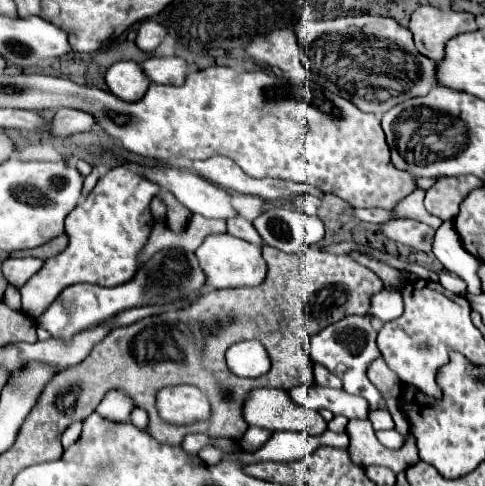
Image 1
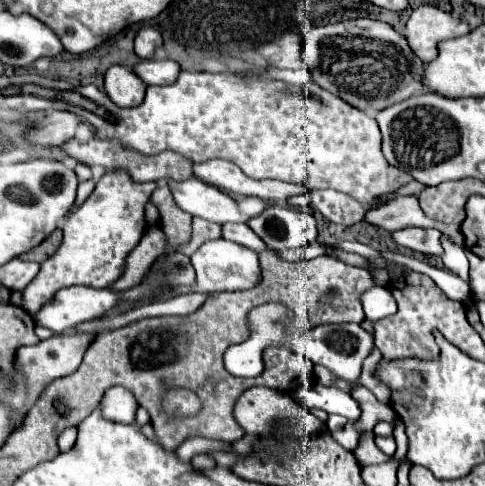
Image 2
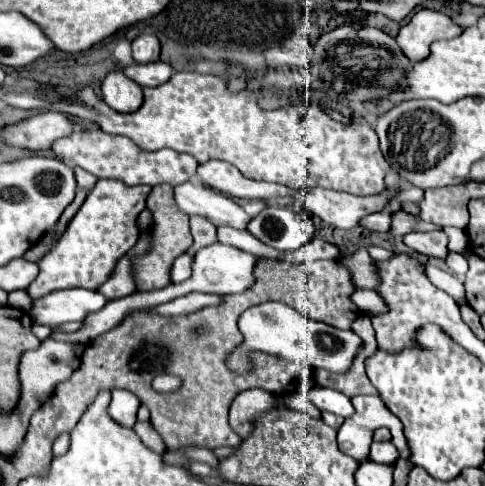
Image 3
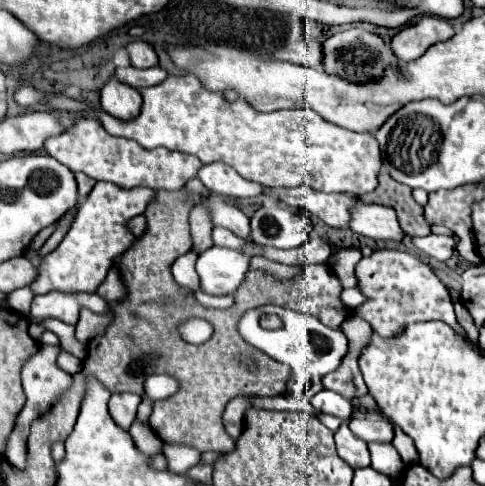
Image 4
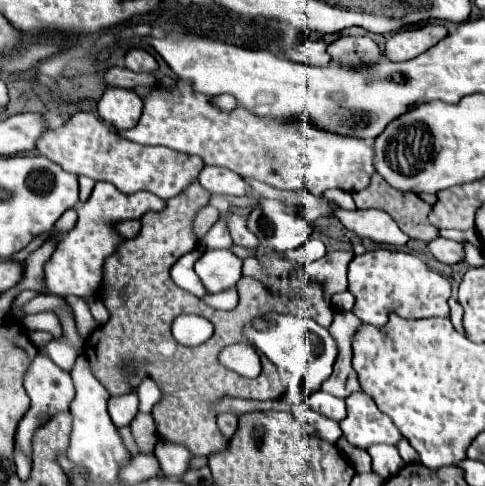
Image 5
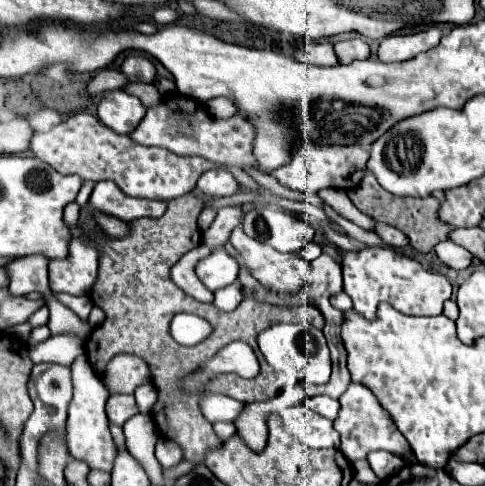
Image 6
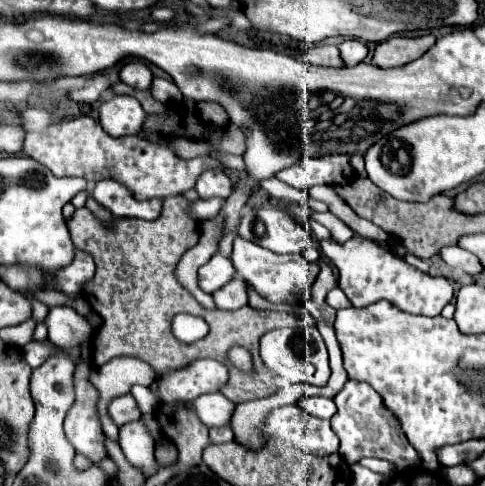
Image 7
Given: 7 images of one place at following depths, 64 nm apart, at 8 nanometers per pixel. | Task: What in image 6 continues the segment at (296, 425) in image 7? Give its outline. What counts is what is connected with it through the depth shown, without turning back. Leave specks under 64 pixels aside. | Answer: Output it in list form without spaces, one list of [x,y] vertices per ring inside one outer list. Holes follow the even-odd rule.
[[[304,404],[280,410],[278,420],[288,434],[298,436],[298,440],[304,442],[308,448],[320,450],[340,446],[340,436],[332,428],[332,420],[314,414]]]

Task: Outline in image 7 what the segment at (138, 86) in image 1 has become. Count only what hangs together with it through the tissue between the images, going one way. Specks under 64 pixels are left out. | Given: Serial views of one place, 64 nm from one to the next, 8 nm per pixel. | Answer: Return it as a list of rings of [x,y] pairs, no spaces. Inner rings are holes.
[[[112,96],[100,106],[100,126],[114,138],[140,134],[146,112],[132,96]]]

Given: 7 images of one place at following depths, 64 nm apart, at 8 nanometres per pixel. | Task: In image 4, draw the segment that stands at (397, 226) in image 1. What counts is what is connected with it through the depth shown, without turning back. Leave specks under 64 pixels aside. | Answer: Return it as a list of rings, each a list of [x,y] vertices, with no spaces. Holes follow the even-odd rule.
[[[422,236],[422,238],[414,238],[414,246],[418,250],[422,250],[424,254],[446,262],[448,258],[452,258],[452,250],[454,250],[454,238],[450,236]]]

